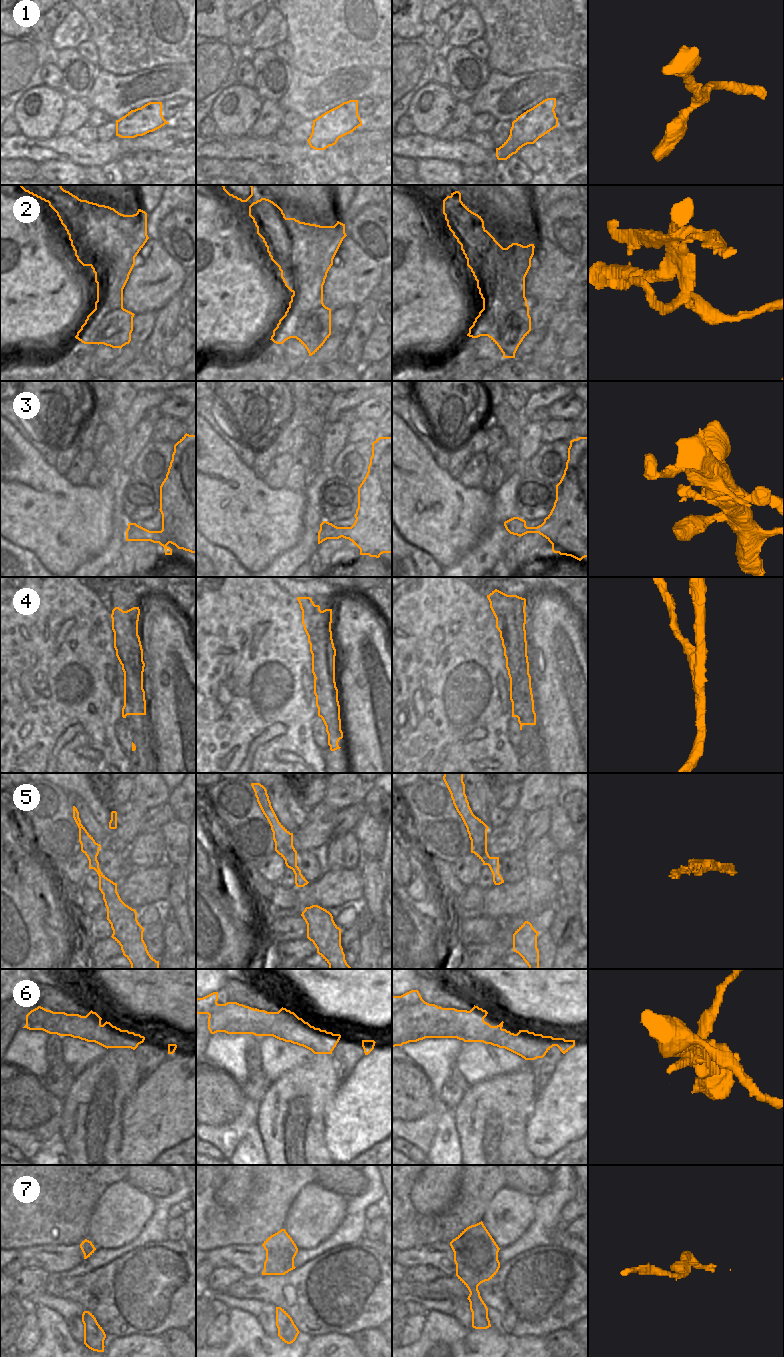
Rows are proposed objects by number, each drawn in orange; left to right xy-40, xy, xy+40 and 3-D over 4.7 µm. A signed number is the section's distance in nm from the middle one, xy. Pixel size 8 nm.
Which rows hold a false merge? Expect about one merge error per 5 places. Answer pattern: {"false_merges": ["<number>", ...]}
{"false_merges": ["2", "4", "6"]}

